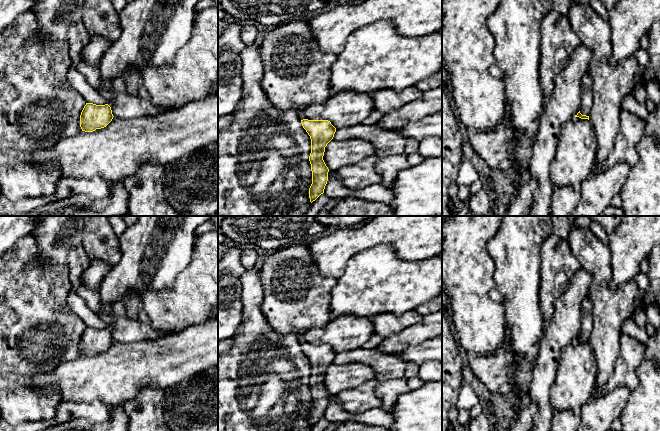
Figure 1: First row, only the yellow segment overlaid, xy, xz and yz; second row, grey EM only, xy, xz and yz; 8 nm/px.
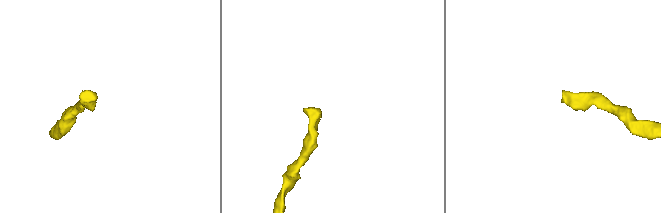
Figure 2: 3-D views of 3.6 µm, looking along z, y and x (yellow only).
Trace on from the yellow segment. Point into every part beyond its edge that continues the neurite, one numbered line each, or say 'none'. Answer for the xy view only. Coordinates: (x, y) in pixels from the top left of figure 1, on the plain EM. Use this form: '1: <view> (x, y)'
none

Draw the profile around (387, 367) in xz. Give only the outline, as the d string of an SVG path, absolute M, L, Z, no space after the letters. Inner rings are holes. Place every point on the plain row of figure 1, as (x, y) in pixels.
M359 348L343 353L336 353L333 364L343 365L363 363L371 367L376 378L381 381L405 378L407 363L395 355L384 355L376 349Z

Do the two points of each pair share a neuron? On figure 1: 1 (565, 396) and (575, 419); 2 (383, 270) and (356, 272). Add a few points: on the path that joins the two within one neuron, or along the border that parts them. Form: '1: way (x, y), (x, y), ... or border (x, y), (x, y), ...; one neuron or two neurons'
1: way (568, 402), (574, 408), (575, 413); one neuron
2: way (376, 270), (363, 272); one neuron

